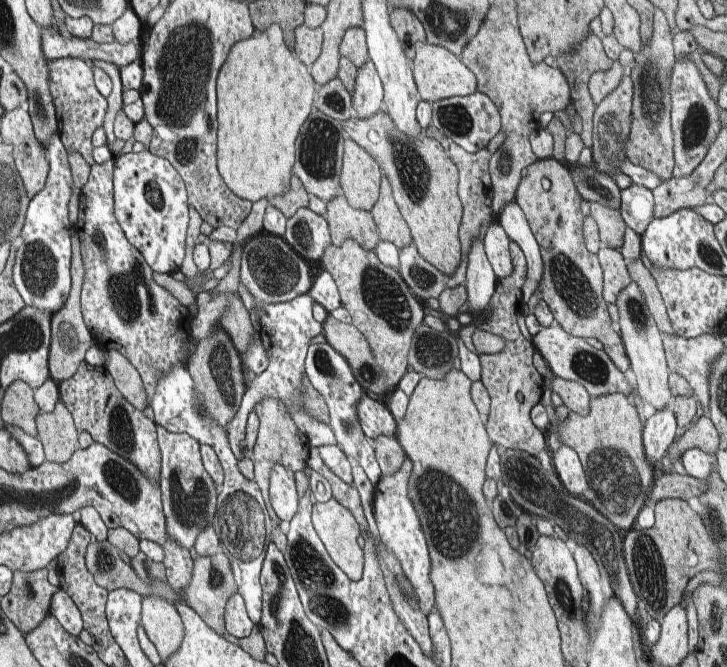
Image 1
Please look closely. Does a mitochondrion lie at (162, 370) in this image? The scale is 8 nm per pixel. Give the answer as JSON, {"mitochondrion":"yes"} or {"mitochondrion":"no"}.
{"mitochondrion":"no"}

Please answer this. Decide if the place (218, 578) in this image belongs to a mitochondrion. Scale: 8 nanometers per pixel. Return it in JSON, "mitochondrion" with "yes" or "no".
{"mitochondrion":"yes"}

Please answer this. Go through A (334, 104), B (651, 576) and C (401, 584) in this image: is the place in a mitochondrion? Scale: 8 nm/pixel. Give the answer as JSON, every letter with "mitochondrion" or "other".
{"A":"mitochondrion","B":"mitochondrion","C":"mitochondrion"}

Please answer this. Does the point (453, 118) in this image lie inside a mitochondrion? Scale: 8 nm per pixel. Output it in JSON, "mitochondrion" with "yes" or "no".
{"mitochondrion":"yes"}

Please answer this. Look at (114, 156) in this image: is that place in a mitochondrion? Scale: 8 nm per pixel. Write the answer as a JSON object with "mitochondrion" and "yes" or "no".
{"mitochondrion":"no"}

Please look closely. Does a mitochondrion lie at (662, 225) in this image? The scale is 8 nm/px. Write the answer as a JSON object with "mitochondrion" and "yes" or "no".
{"mitochondrion":"no"}

